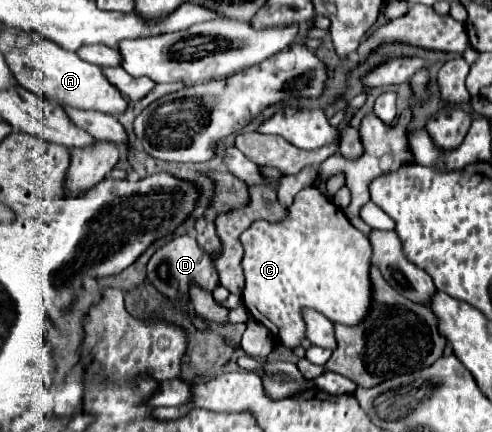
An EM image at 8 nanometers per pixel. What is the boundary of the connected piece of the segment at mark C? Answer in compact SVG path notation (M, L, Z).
M304 188L296 194L294 204L288 208L288 218L284 222L272 224L266 220L256 220L240 236L244 246L242 270L244 270L244 306L252 318L264 324L278 344L286 348L298 348L306 340L306 324L302 320L302 310L310 308L328 316L336 324L358 326L366 320L372 308L372 286L370 286L370 240L356 230L340 208L328 202L318 188Z

